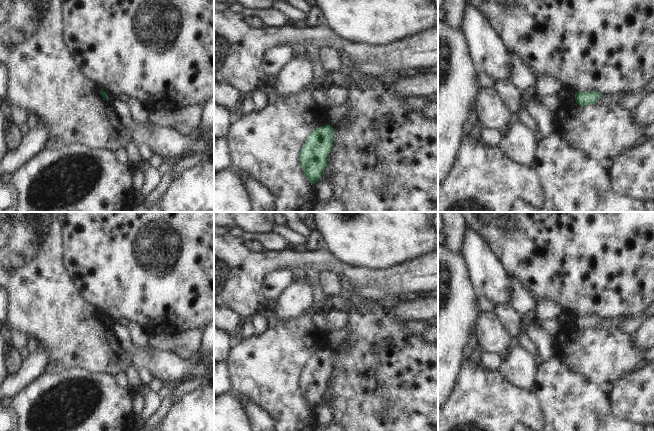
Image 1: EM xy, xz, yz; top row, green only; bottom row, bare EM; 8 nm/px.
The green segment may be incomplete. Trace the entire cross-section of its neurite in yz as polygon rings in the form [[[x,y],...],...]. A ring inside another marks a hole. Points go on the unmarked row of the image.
[[[588,315],[588,316],[576,316],[575,324],[580,330],[587,330],[589,328],[595,328],[595,326],[602,320],[598,315]]]

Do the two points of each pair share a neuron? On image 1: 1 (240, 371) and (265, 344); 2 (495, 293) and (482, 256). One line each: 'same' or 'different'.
1: same
2: same

